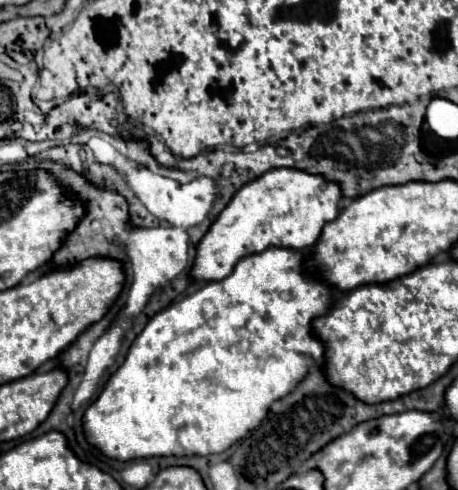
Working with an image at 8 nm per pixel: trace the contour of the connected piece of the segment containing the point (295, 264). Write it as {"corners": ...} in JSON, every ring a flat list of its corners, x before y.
{"corners":[[269,247,263,253,255,253,255,255,249,255,249,257,241,259,235,265,233,273,227,275,225,279,203,285,193,295,183,297,181,301,173,303,169,309,163,309,153,319,149,319,145,329,133,339,125,361,117,367,115,373,111,373,111,377,103,385,99,397,85,409,85,413,83,413,83,431,85,431,87,443,97,447,105,457,117,459,117,461,169,457,169,455,173,455,173,457,193,457,193,455,205,457,205,455,213,455,213,453,223,453,233,443,243,439,249,431,253,431,265,419,271,403,285,397,287,393,291,393,295,389,295,385,307,375,309,367,321,363,321,359,323,359,323,343,319,339,315,339,315,335,311,331,311,321,329,311,329,307,331,307,331,287,327,287,325,283,309,277,303,269,303,259,305,259,305,255,301,251]]}

